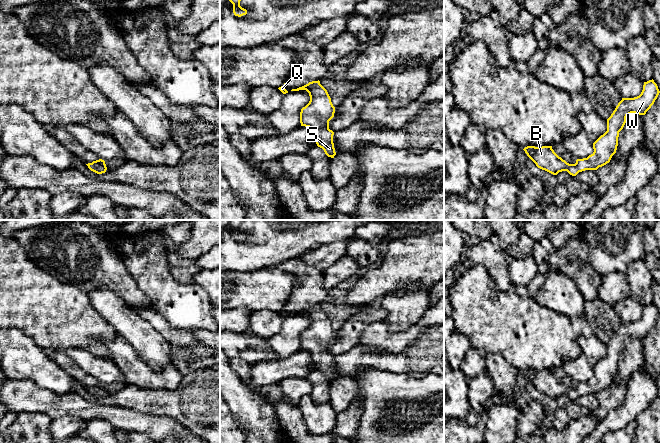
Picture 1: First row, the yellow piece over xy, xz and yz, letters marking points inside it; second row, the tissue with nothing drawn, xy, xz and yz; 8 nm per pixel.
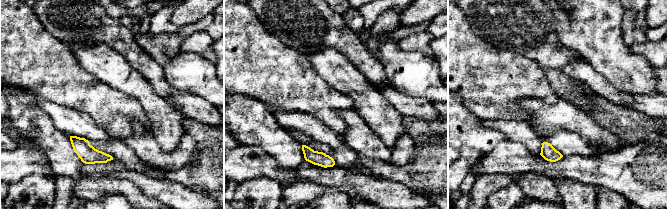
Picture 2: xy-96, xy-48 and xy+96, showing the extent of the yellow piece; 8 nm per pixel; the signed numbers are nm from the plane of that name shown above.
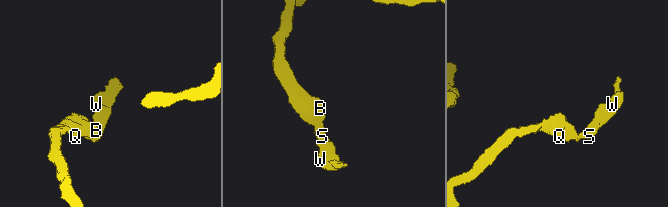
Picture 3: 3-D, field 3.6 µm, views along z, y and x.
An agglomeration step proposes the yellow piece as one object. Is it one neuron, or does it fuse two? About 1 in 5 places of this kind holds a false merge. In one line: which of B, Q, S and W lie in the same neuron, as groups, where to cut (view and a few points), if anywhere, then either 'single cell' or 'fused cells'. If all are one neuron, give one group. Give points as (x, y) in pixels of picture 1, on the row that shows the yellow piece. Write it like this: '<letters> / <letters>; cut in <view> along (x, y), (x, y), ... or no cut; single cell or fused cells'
B Q S W; no cut; single cell

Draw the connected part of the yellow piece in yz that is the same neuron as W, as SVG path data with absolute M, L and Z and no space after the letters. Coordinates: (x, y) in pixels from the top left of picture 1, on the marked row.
M652 79L644 82L643 90L639 96L622 98L607 119L607 131L593 143L594 152L587 158L577 159L575 164L569 164L559 157L552 146L527 146L523 150L538 168L553 175L567 171L570 175L576 176L585 170L597 170L609 163L616 153L619 132L626 123L626 117L631 113L645 115L659 93L658 86Z

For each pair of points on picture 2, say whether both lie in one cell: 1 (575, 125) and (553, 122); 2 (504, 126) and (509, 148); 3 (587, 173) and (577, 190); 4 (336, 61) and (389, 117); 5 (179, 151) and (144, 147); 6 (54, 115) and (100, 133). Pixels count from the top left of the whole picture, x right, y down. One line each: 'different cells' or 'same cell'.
1: same cell
2: different cells
3: different cells
4: same cell
5: same cell
6: same cell

